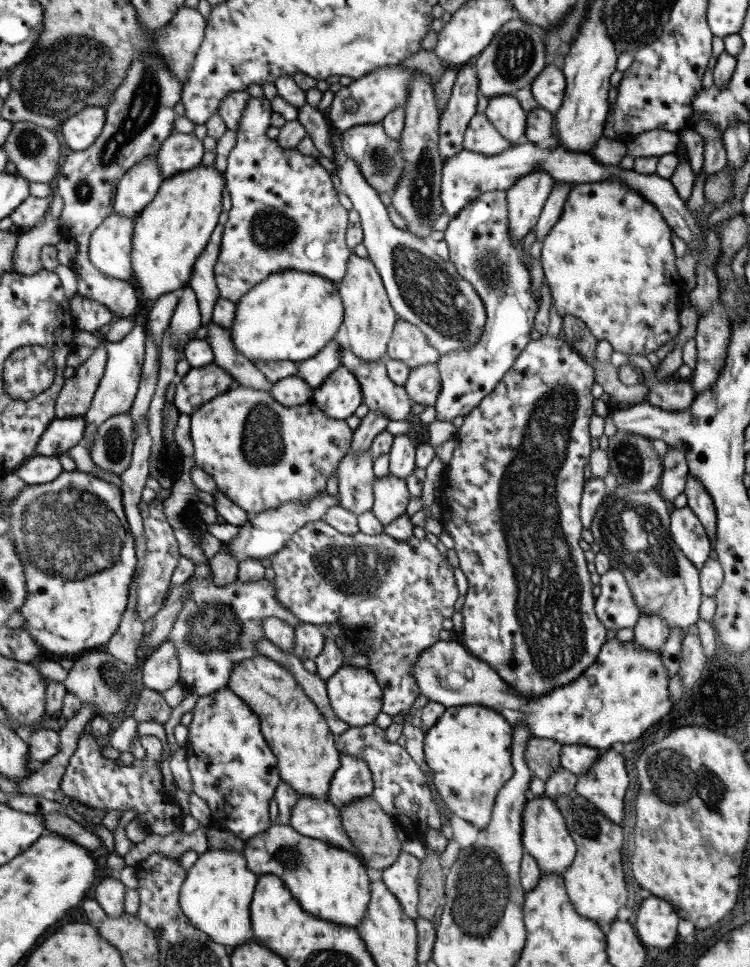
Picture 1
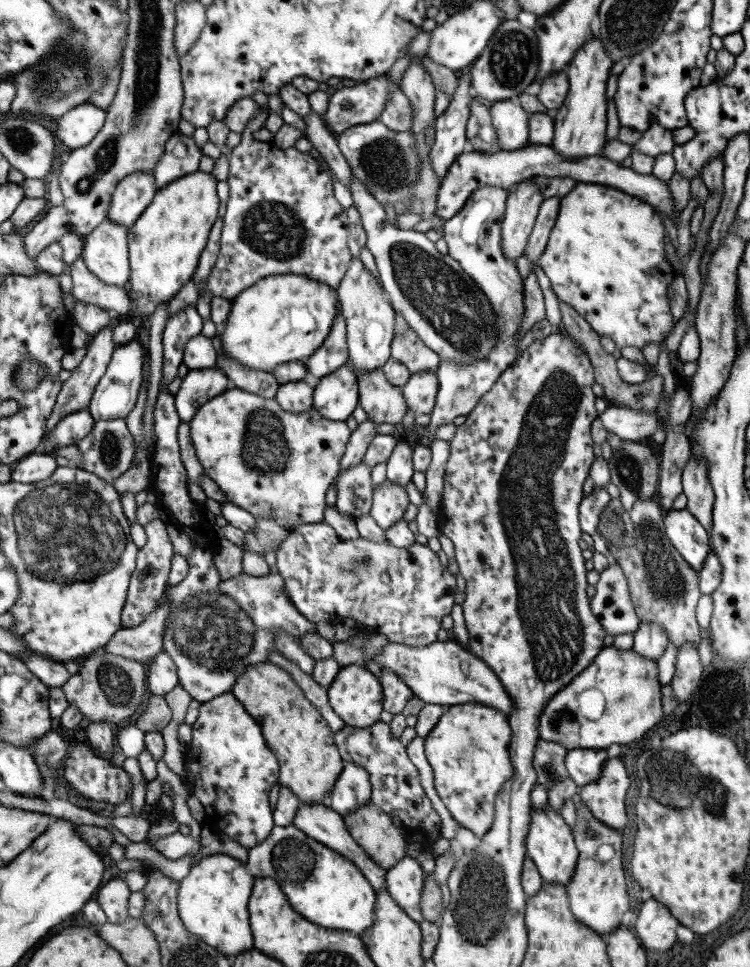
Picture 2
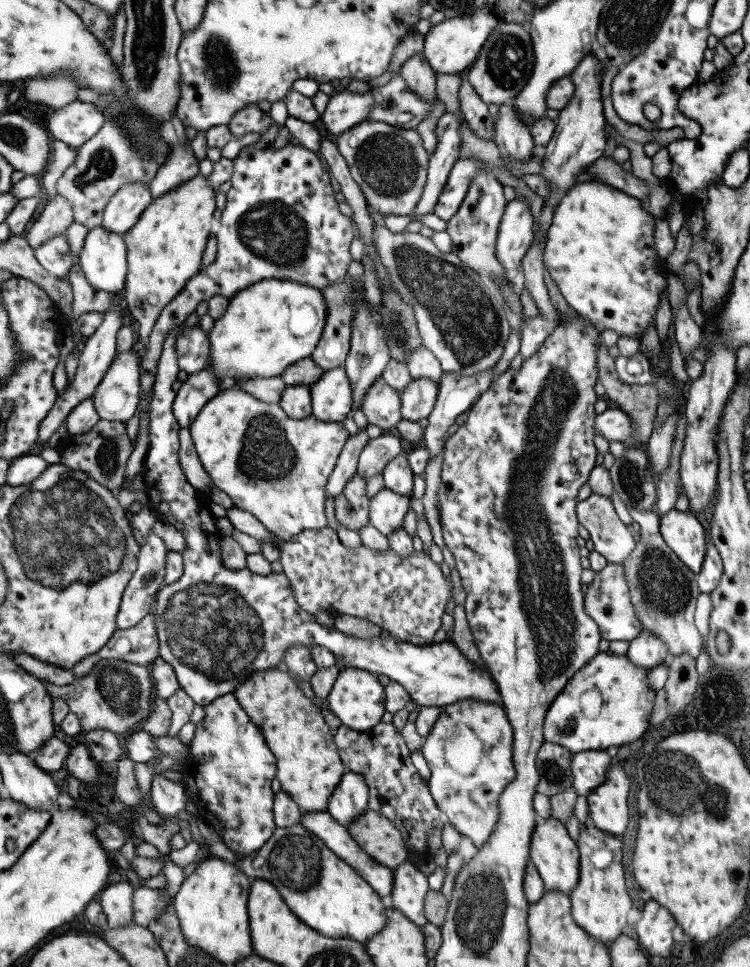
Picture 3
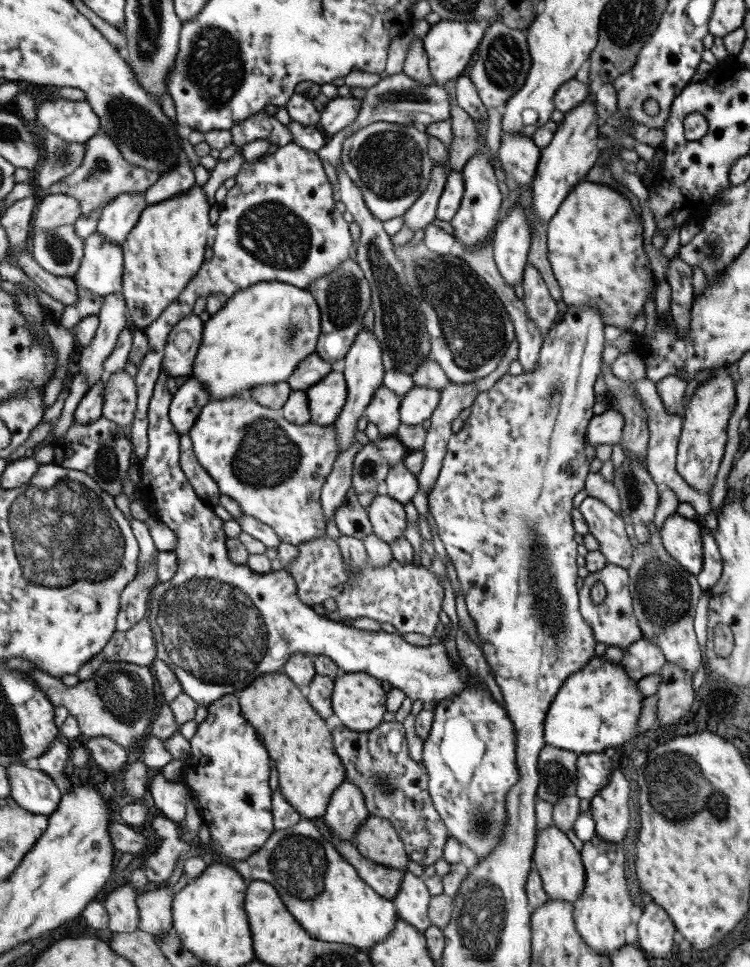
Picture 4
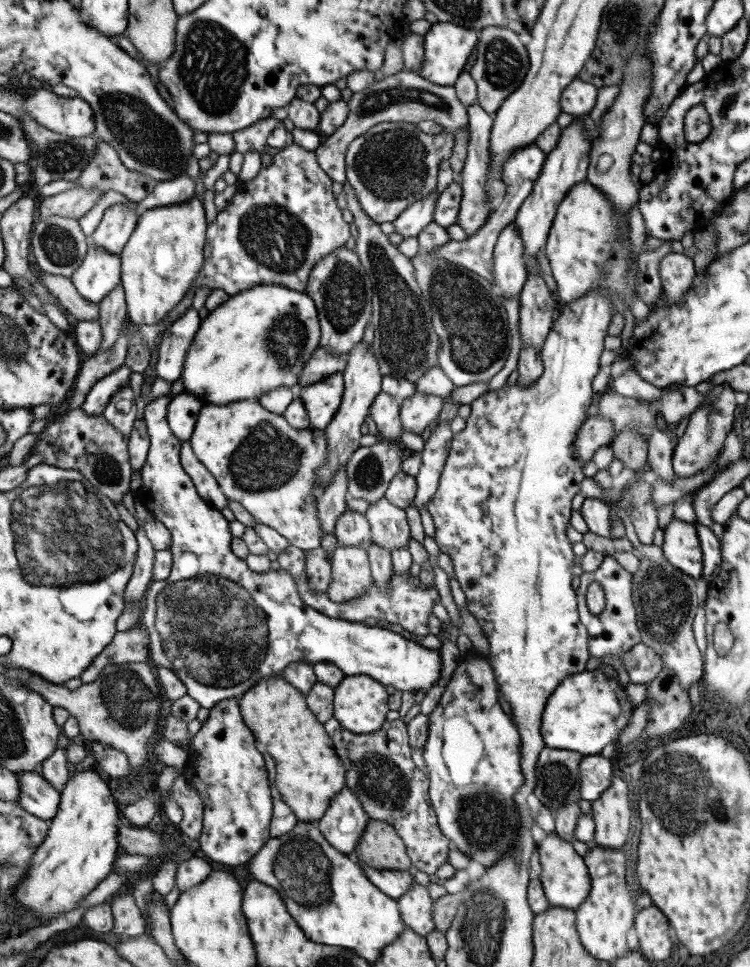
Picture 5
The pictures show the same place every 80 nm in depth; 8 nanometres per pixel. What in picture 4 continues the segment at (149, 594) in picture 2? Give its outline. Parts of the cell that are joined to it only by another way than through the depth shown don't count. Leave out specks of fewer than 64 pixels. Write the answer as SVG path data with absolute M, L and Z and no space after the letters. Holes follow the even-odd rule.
M158 550L150 554L149 568L143 569L123 588L119 598L119 610L115 619L115 631L125 632L139 622L148 612L149 593L157 585L155 562Z

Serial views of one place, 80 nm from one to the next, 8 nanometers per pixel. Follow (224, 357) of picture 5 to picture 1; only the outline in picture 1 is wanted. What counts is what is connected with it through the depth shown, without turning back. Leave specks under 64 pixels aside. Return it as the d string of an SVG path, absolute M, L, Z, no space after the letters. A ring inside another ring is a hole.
M299 271L266 276L237 302L233 324L228 329L233 346L249 362L290 360L299 364L317 354L337 334L343 305L336 283L325 277Z

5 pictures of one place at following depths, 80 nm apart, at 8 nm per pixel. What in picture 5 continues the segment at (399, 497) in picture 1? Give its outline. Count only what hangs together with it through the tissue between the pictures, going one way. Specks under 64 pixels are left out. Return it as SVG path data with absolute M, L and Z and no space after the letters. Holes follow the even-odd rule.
M384 496L370 504L364 512L369 523L371 542L385 550L407 547L409 531L405 511L393 506Z

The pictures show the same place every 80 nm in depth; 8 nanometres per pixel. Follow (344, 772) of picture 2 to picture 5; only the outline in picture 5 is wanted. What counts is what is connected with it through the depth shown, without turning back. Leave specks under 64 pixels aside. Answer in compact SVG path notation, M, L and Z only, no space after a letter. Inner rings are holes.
M341 788L335 798L331 798L323 816L315 823L329 846L352 857L368 819L352 792Z

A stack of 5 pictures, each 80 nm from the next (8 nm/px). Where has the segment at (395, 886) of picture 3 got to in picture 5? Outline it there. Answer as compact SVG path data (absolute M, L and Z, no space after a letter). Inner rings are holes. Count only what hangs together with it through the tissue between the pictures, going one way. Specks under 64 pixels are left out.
M413 881L409 885L407 892L404 892L396 900L404 926L413 929L422 937L430 930L433 930L432 901L427 889Z

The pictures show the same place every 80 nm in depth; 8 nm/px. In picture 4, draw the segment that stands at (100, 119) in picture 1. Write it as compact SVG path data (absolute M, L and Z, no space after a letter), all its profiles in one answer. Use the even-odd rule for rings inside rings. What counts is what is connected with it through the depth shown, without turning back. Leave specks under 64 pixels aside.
M45 99L35 108L37 124L65 142L85 142L99 132L99 120L87 102Z

